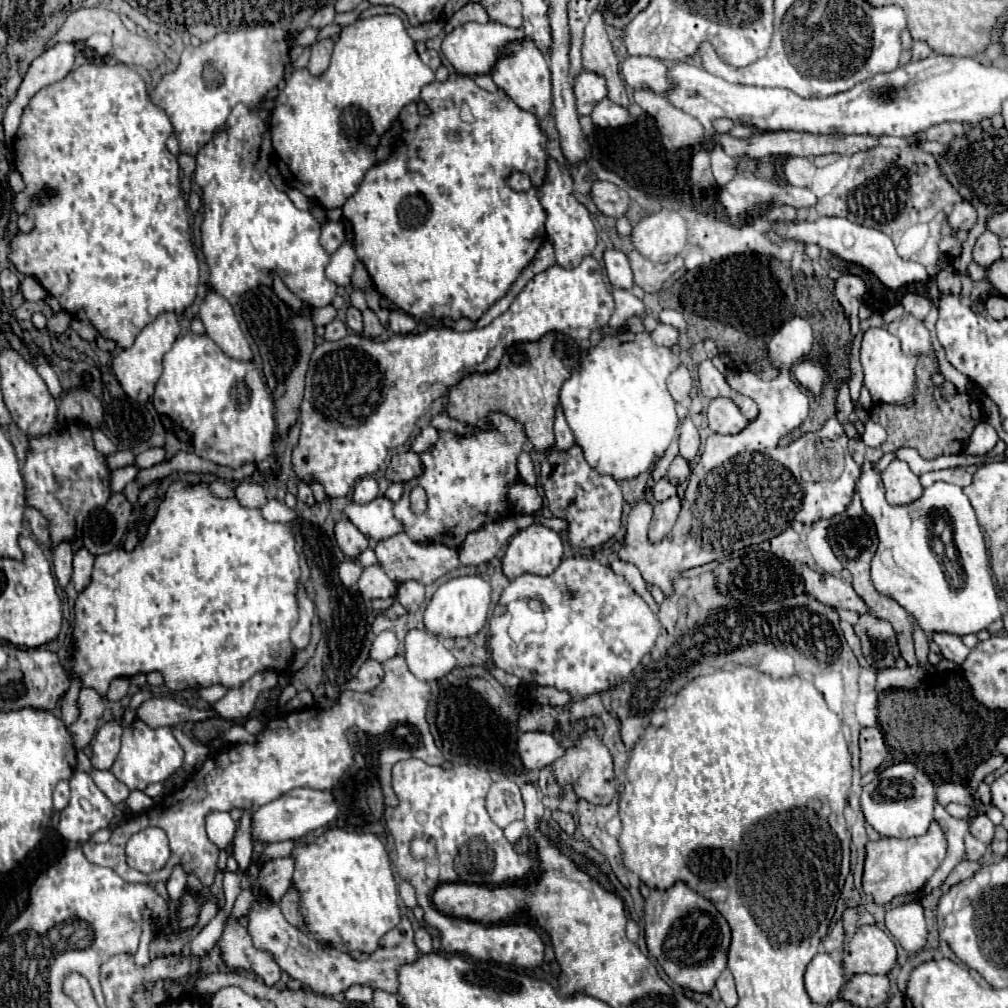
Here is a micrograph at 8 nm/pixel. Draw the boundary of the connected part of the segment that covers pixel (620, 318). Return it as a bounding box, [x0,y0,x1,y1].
[606,288,644,332]

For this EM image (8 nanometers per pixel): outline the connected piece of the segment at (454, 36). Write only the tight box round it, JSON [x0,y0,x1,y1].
[442,22,526,76]

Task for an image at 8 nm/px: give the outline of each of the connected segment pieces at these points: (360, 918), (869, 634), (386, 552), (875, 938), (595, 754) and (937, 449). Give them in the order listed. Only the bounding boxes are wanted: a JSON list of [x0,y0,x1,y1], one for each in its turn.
[[290,828,400,954],[854,614,900,670],[376,532,458,584],[840,924,896,980],[552,730,616,804],[850,356,982,466]]

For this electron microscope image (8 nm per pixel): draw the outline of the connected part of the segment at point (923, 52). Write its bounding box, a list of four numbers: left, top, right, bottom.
[912,42,932,60]

